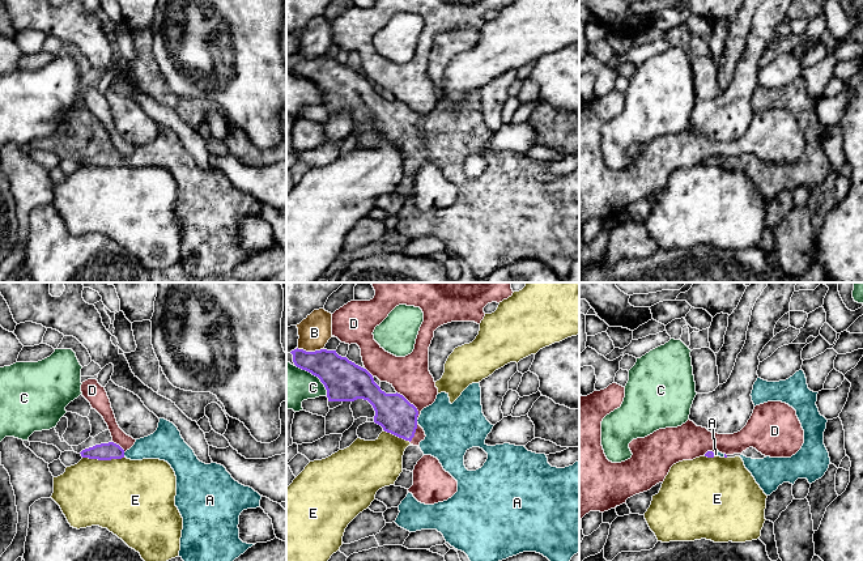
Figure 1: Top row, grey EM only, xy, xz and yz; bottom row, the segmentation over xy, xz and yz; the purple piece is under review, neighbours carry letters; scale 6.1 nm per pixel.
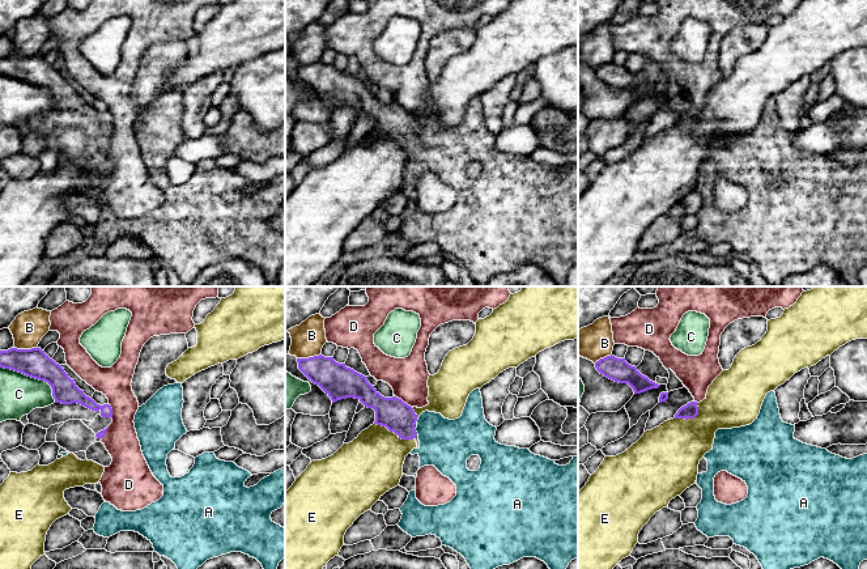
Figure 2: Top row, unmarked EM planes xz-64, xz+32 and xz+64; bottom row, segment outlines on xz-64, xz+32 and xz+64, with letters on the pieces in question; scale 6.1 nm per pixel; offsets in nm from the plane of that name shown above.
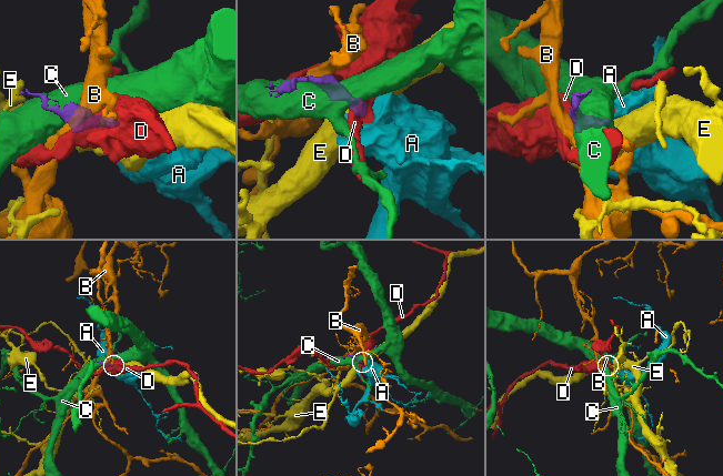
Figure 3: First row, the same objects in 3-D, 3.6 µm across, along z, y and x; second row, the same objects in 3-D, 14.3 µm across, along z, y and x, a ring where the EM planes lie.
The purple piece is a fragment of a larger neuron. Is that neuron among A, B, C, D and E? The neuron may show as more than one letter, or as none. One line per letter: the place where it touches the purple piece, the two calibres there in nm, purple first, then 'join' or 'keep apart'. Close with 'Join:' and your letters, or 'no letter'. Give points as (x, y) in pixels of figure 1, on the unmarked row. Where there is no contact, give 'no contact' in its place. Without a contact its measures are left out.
A: xy (123, 161) | 110/180 nm | join
B: xz (310, 59) | 240/200 nm | keep apart
C: xz (315, 83) | 260/280 nm | keep apart
D: xz (412, 111) | 220/240 nm | keep apart
E: xy (103, 166) | 110/440 nm | keep apart
Join: A

